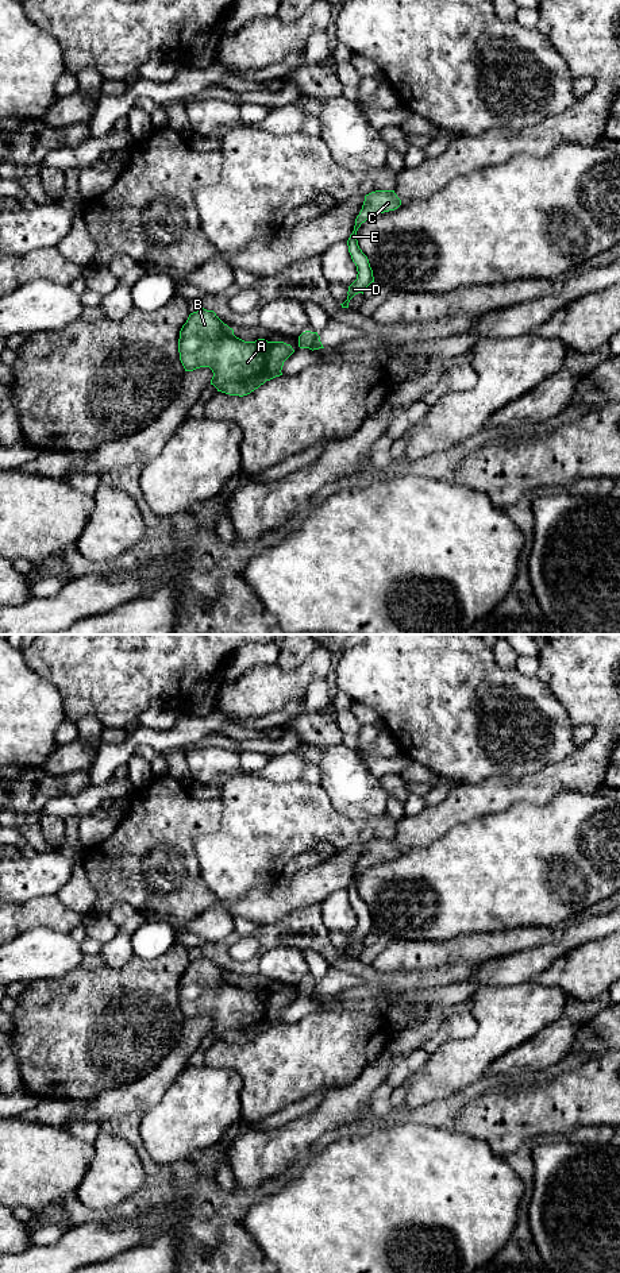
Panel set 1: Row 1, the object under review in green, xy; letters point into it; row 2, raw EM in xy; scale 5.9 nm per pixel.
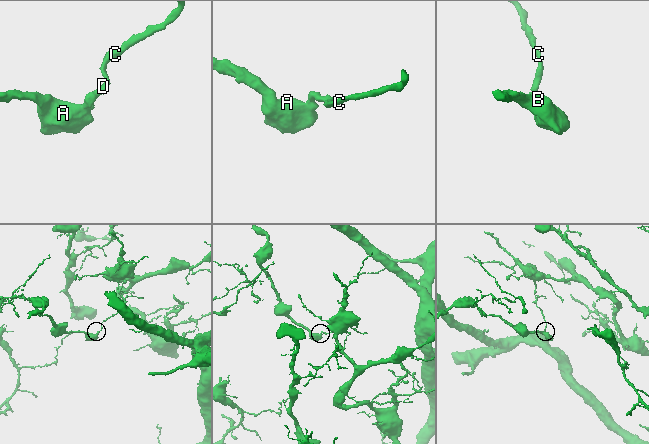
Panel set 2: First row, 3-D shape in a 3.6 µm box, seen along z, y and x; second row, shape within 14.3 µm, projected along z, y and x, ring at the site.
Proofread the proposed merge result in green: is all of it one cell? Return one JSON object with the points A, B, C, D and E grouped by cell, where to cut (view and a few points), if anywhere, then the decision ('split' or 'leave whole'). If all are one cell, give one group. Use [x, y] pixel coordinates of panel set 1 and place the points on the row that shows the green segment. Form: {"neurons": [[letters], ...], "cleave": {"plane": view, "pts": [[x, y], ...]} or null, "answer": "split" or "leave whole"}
{"neurons": [["A", "B"], ["C", "D", "E"]], "cleave": {"plane": "xy", "pts": [[312, 332], [312, 343], [308, 347]]}, "answer": "split"}

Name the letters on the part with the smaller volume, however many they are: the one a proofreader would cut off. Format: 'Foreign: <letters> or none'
Foreign: A, B

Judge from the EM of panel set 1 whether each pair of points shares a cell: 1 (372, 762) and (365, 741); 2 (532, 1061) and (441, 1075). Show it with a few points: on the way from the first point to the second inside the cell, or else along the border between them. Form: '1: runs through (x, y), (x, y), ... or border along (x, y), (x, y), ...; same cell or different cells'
1: runs through (369, 756), (365, 747); same cell
2: border along (513, 1048), (499, 1056), (480, 1079); different cells

